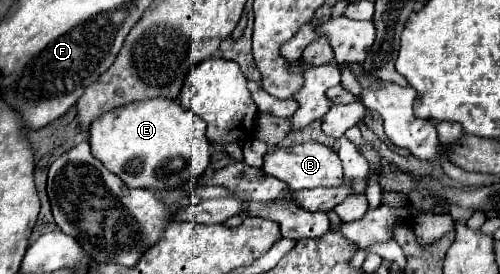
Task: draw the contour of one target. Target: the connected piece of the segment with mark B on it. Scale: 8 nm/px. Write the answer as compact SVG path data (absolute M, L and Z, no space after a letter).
M307 142L289 148L269 148L263 156L263 170L269 172L269 176L277 176L279 180L287 182L289 188L293 190L317 188L317 186L331 188L341 184L341 176L343 176L343 168L337 152L319 142Z

